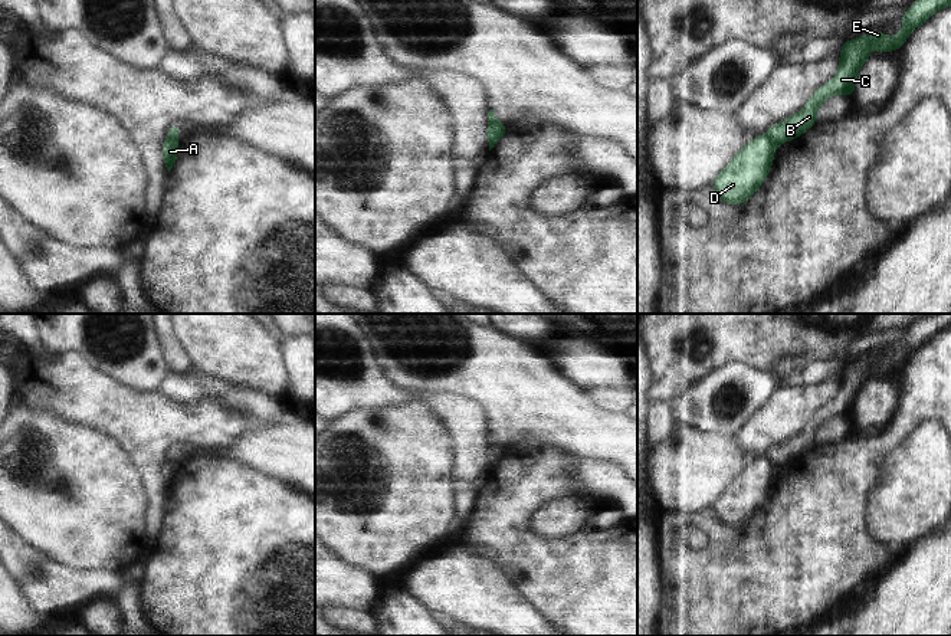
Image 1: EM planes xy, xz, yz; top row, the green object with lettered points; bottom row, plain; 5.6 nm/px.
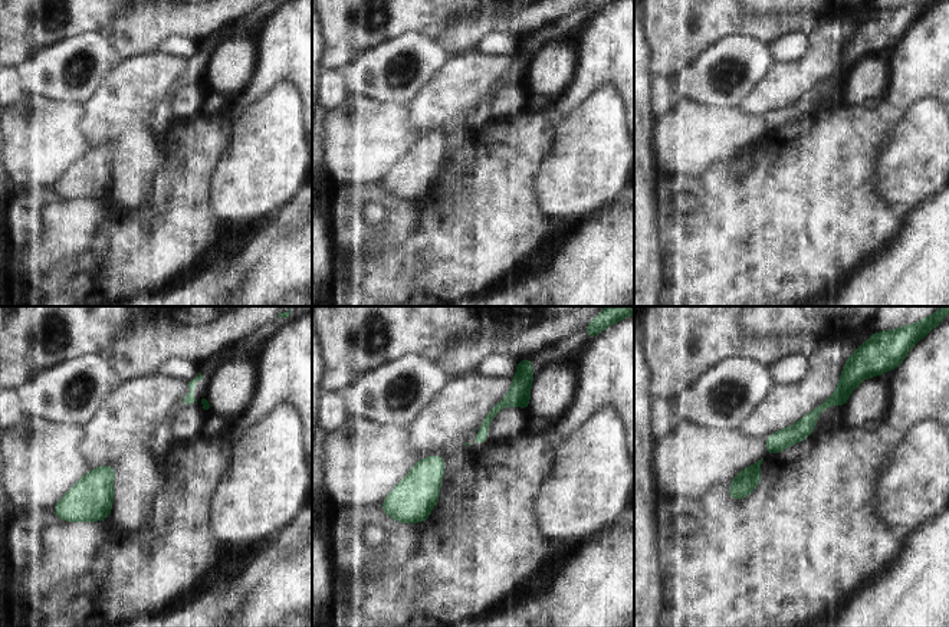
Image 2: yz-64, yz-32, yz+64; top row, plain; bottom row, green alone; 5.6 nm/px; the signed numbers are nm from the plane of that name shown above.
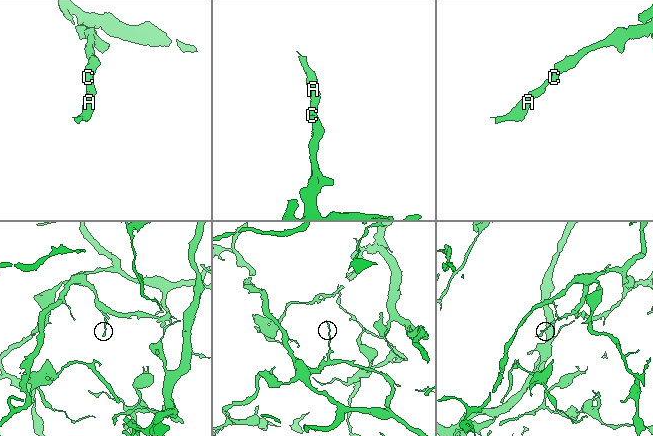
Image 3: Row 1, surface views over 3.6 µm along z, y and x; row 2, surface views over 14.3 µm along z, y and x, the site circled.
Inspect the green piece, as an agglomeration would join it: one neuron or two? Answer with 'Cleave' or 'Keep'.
Cleave.

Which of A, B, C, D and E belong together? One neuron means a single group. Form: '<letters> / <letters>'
A D / B C E

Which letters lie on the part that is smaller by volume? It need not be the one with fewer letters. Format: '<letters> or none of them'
A, D

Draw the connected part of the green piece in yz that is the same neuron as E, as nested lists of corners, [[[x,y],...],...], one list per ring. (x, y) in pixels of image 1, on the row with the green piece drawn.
[[[916,0],[901,17],[904,29],[895,37],[885,40],[885,29],[878,29],[856,40],[843,42],[839,72],[836,76],[829,83],[817,88],[798,114],[770,128],[767,135],[771,138],[773,144],[778,145],[800,137],[807,128],[813,127],[820,104],[830,95],[846,94],[852,98],[856,89],[853,81],[869,55],[873,52],[892,52],[901,49],[915,27],[918,27],[922,22],[927,22],[934,12],[950,4],[951,0]]]

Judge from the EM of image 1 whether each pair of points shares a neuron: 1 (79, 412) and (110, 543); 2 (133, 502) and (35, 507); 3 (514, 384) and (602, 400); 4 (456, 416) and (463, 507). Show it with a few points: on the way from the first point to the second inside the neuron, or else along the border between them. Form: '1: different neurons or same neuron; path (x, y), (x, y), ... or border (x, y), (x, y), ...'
1: different neurons; border (52, 415), (75, 425), (97, 429), (114, 442)
2: same neuron; path (108, 502), (59, 505)
3: different neurons; border (579, 387), (600, 407), (622, 415)
4: same neuron; path (468, 439), (468, 484)

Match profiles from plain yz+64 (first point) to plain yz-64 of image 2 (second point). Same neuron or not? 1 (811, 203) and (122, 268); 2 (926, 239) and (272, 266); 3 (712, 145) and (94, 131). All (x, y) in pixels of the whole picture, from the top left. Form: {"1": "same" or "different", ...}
{"1": "same", "2": "same", "3": "different"}

